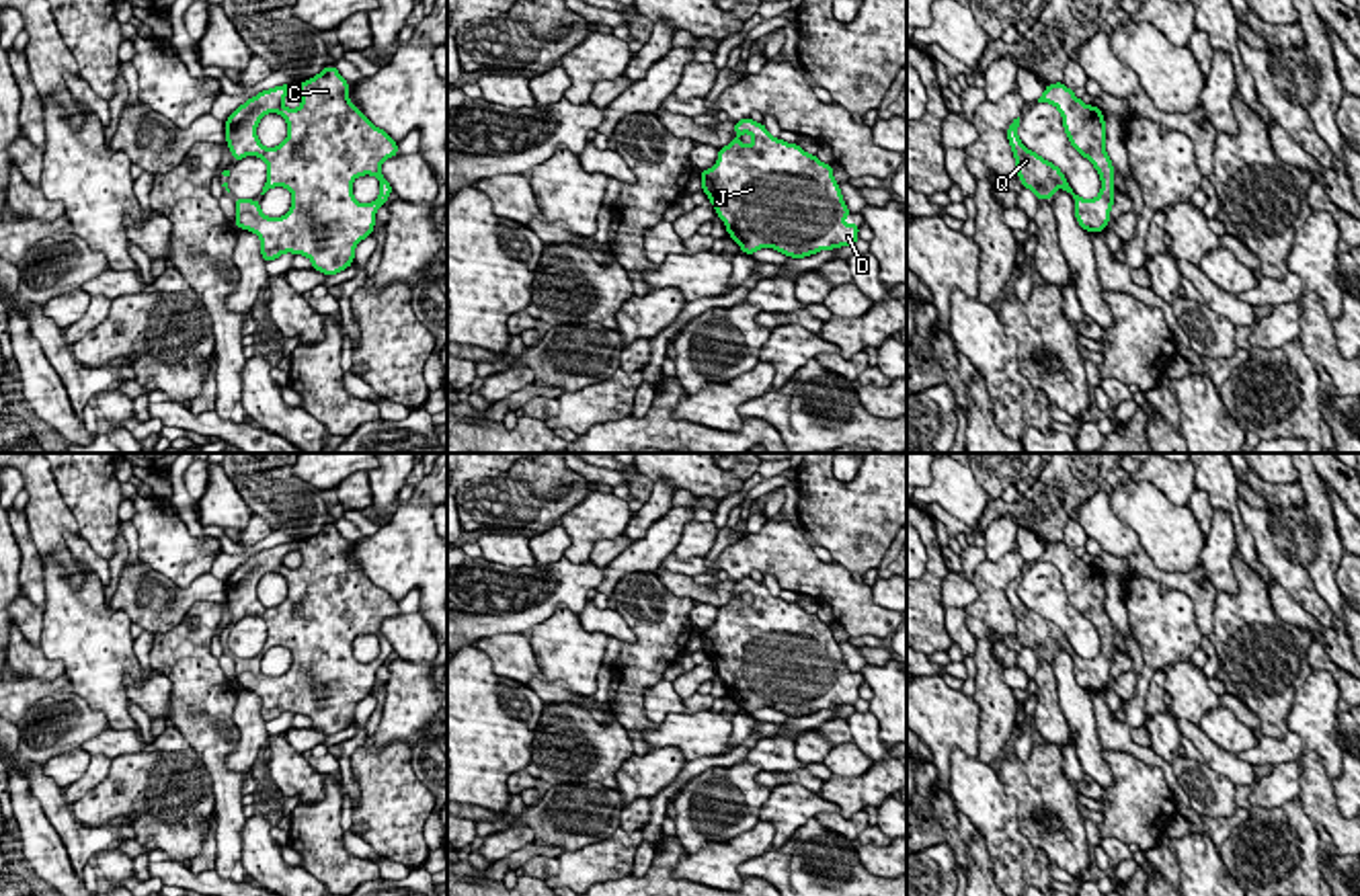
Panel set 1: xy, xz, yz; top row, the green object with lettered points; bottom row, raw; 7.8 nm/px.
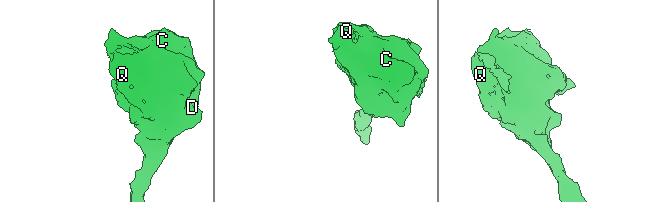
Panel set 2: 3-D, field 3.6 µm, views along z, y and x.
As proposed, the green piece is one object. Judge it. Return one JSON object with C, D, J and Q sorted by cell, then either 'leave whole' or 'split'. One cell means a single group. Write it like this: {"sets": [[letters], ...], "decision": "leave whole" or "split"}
{"sets": [["C", "D", "J", "Q"]], "decision": "leave whole"}

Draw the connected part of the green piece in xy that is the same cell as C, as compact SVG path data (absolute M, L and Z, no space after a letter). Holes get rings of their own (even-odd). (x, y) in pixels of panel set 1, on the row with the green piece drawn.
M326 66L299 86L281 84L258 92L240 105L224 123L234 162L246 156L265 160L267 182L261 195L275 187L283 187L291 193L291 207L281 217L267 217L261 211L261 201L234 199L234 226L254 232L261 238L261 256L265 262L291 252L308 256L312 269L326 277L349 269L355 260L357 244L373 234L377 209L384 207L394 193L379 170L384 160L398 156L398 144L349 100L349 88L349 82L338 70ZM295 88L302 92L304 100L297 109L287 109L283 98ZM267 113L277 113L287 121L287 137L275 148L265 148L256 135L256 127ZM365 174L379 180L379 197L367 205L353 197L353 180Z

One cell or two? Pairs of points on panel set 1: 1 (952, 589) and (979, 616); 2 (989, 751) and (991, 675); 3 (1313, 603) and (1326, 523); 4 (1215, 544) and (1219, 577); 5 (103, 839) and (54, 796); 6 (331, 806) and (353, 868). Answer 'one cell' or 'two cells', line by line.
1: two cells
2: one cell
3: two cells
4: one cell
5: one cell
6: one cell

